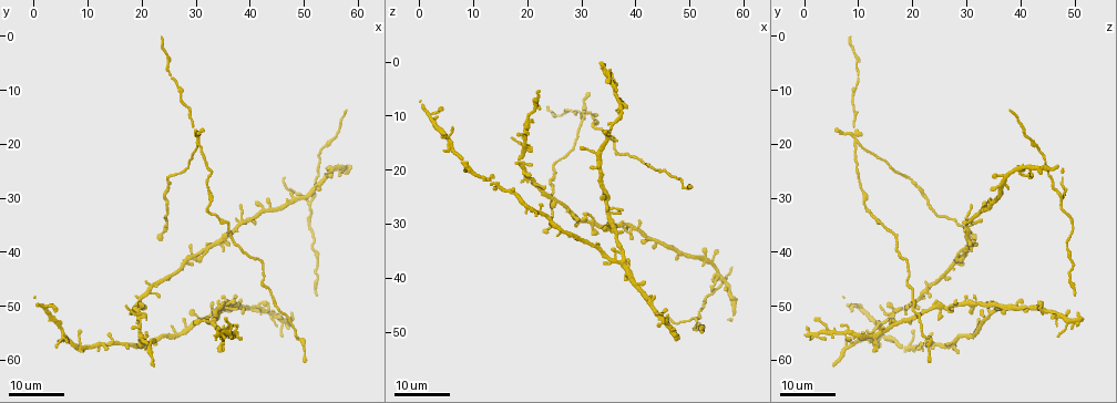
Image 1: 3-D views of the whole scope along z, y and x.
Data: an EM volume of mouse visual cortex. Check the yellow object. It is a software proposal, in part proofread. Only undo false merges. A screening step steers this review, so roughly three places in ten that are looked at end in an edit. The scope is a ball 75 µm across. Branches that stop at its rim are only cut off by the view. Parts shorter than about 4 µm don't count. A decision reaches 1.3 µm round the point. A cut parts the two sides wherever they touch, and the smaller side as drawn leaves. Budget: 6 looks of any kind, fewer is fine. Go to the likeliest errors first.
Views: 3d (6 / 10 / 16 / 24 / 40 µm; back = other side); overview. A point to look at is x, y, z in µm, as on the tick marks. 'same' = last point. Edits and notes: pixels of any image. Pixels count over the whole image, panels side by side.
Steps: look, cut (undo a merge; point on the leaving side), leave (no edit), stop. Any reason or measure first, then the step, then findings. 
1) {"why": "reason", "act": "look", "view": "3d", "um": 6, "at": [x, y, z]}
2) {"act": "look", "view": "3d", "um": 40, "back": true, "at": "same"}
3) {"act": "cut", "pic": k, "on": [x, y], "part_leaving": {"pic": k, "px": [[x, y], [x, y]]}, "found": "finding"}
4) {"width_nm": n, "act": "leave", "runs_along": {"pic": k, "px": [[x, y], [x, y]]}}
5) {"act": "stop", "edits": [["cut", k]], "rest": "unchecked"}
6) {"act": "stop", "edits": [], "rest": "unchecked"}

{"why": "three-way junction", "act": "look", "view": "3d", "um": 24, "at": [51.0, 31.0, 47.5]}

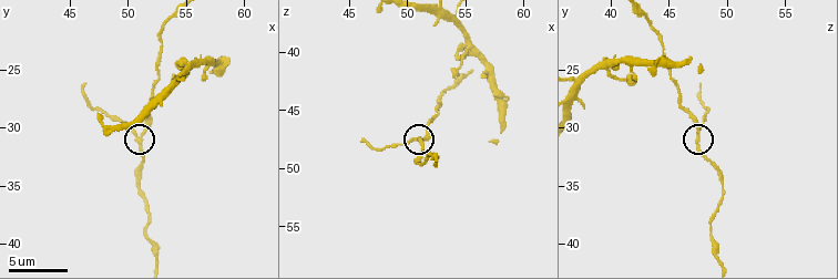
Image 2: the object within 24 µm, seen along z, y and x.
{"act": "look", "view": "3d", "um": 10, "at": [51.0, 30.6, 47.6]}

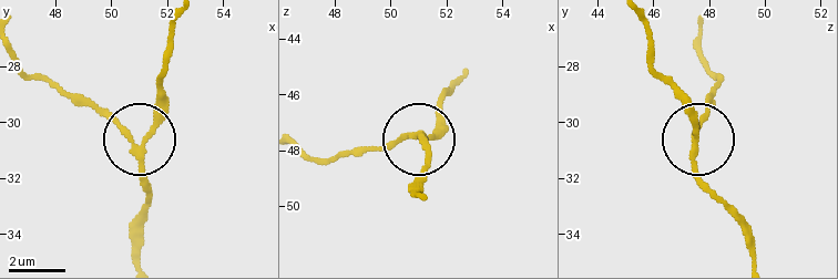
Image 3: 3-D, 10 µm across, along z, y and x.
{"arms": 3, "act": "leave", "found": "one neuron here"}

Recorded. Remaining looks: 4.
{"act": "look", "view": "3d", "um": 16, "at": [30.5, 19.5, 9.5]}

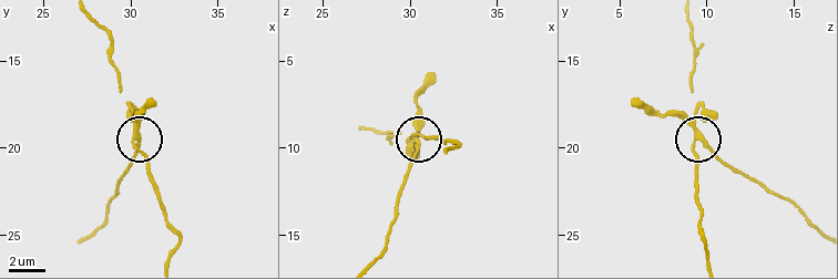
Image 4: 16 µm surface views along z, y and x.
{"act": "look", "view": "3d", "um": 6, "at": [30.2, 19.3, 9.3]}

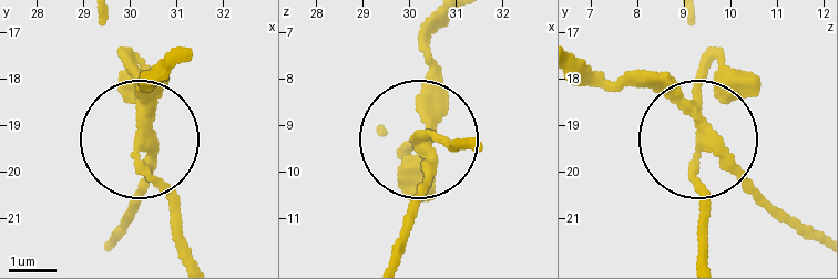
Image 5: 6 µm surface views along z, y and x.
{"act": "cut", "pic": 5, "on": [440, 109], "part_leaving": {"pic": 5, "px": [[425, 145], [425, 188], [394, 260]]}, "found": "a second neuron is stuck on"}

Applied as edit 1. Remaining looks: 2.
{"act": "stop", "edits": [["cut", 5]], "rest": "unchecked"}

